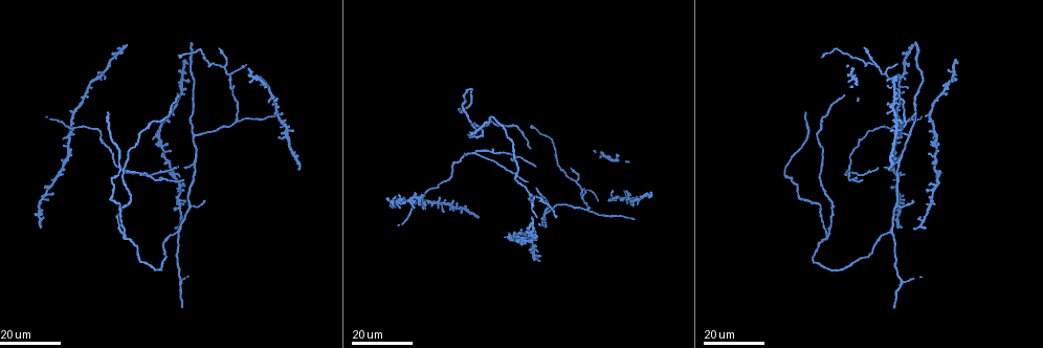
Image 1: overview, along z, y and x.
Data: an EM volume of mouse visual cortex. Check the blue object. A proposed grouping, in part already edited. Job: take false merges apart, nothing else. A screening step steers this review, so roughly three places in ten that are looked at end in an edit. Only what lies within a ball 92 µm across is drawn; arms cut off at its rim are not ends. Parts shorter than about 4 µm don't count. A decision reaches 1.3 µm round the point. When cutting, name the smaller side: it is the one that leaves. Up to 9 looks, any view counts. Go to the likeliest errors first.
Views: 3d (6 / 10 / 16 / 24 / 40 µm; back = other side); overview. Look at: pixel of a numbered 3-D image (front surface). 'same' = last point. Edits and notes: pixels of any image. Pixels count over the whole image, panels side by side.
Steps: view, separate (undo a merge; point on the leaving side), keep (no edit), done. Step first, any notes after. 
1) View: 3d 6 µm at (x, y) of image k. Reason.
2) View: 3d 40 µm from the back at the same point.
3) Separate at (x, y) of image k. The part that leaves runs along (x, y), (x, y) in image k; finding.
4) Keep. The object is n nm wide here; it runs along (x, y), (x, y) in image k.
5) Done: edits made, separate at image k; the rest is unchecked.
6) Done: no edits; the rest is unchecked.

View: 3d 16 µm at (225, 65) of image 1. Side arm on a straight run.

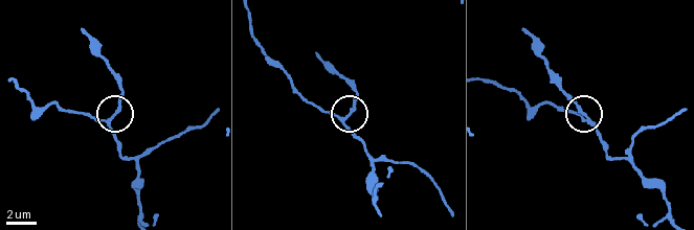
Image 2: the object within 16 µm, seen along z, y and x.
View: 3d 6 µm at (339, 115) of image 2.

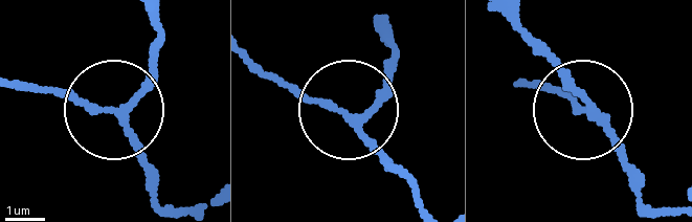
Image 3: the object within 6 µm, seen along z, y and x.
Separate at (71, 94) of image 3. The side arm is 24 µm long; the part that leaves runs along (115, 112), (18, 85) in image 3; two cells meet here.

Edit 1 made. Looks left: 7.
View: overview.

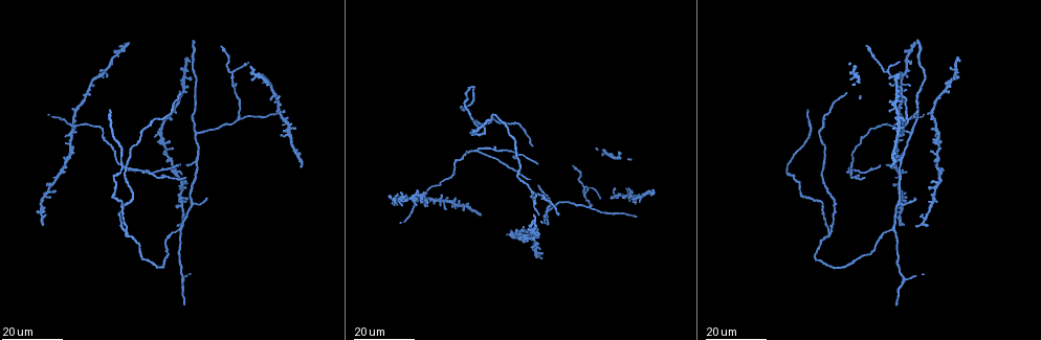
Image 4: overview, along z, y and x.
View: 3d 16 µm at (475, 150) of image 4. A fork.

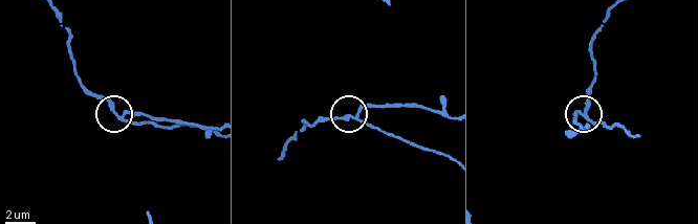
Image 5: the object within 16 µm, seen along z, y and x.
View: 3d 6 µm at (118, 115) of image 5.

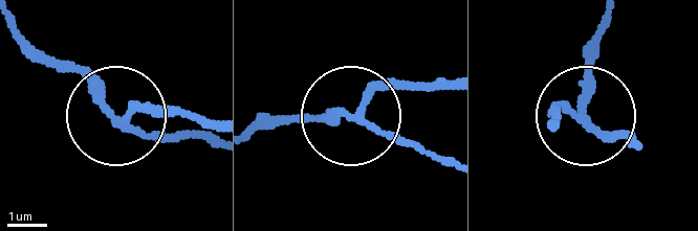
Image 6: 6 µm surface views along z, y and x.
Separate at (173, 107) of image 6. The object is 210 nm wide here; the part that leaves runs along (126, 119), (146, 109), (216, 119) in image 6; a second cell is stuck on.

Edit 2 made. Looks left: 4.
View: overview.

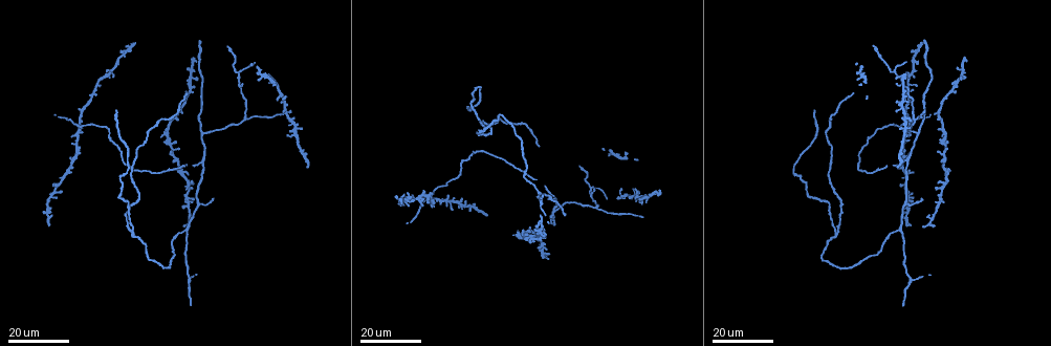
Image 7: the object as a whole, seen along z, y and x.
View: 3d 16 µm at (199, 201) of image 7. Three-way junction.

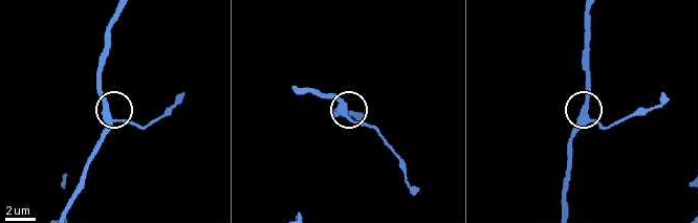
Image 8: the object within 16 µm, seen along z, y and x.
View: 3d 10 µm at (586, 119) of image 8. Closer look.

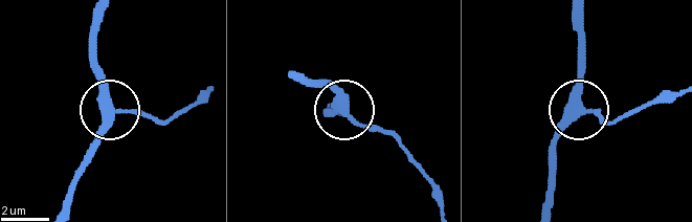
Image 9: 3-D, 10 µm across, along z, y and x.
Keep. The object is 330 nm wide here; continuous, no second cell.

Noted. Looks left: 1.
Done: edits made, separate at image 3, separate at image 6; the rest is unchecked.

